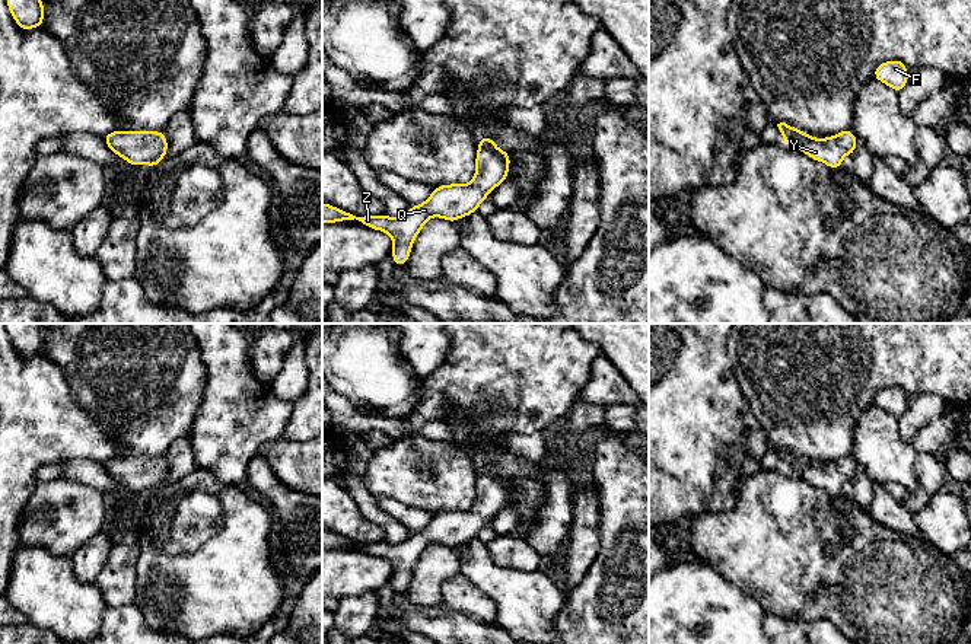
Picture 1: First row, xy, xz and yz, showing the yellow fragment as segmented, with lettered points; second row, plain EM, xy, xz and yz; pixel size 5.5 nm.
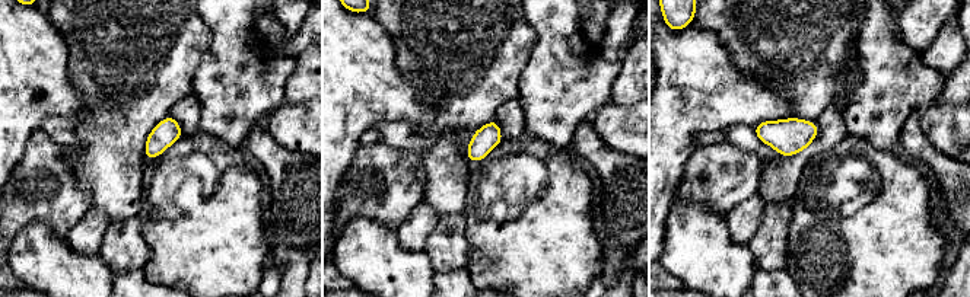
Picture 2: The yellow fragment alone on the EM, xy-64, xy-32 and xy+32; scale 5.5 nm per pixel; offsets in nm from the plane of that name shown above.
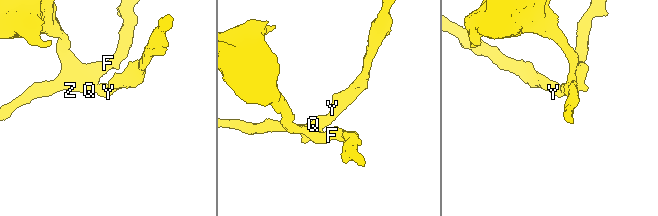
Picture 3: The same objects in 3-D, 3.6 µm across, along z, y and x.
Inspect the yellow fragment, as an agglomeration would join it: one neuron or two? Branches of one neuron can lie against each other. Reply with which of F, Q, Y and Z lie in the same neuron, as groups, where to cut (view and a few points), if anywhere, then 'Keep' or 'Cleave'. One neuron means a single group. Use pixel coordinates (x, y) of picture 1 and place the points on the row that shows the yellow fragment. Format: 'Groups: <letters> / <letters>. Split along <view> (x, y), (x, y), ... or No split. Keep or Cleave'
Groups: F Q Y Z. No split. Keep

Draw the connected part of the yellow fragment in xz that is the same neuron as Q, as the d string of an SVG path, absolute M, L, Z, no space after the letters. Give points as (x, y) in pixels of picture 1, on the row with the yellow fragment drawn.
M491 137L478 140L475 154L475 175L469 184L449 184L434 186L430 197L398 217L364 216L356 217L341 208L322 203L322 223L359 220L364 226L388 233L392 237L392 261L404 265L411 255L414 239L430 217L442 217L456 223L461 217L475 213L488 194L507 179L510 154L500 150Z

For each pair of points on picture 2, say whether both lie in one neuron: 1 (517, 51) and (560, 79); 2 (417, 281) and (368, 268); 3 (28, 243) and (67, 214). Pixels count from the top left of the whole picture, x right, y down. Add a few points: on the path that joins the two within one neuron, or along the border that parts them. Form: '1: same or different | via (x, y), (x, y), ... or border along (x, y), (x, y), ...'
1: different | border along (528, 24), (536, 44), (520, 92)
2: same | via (406, 281), (379, 268)
3: different | border along (15, 235), (28, 224), (45, 223), (66, 238)

